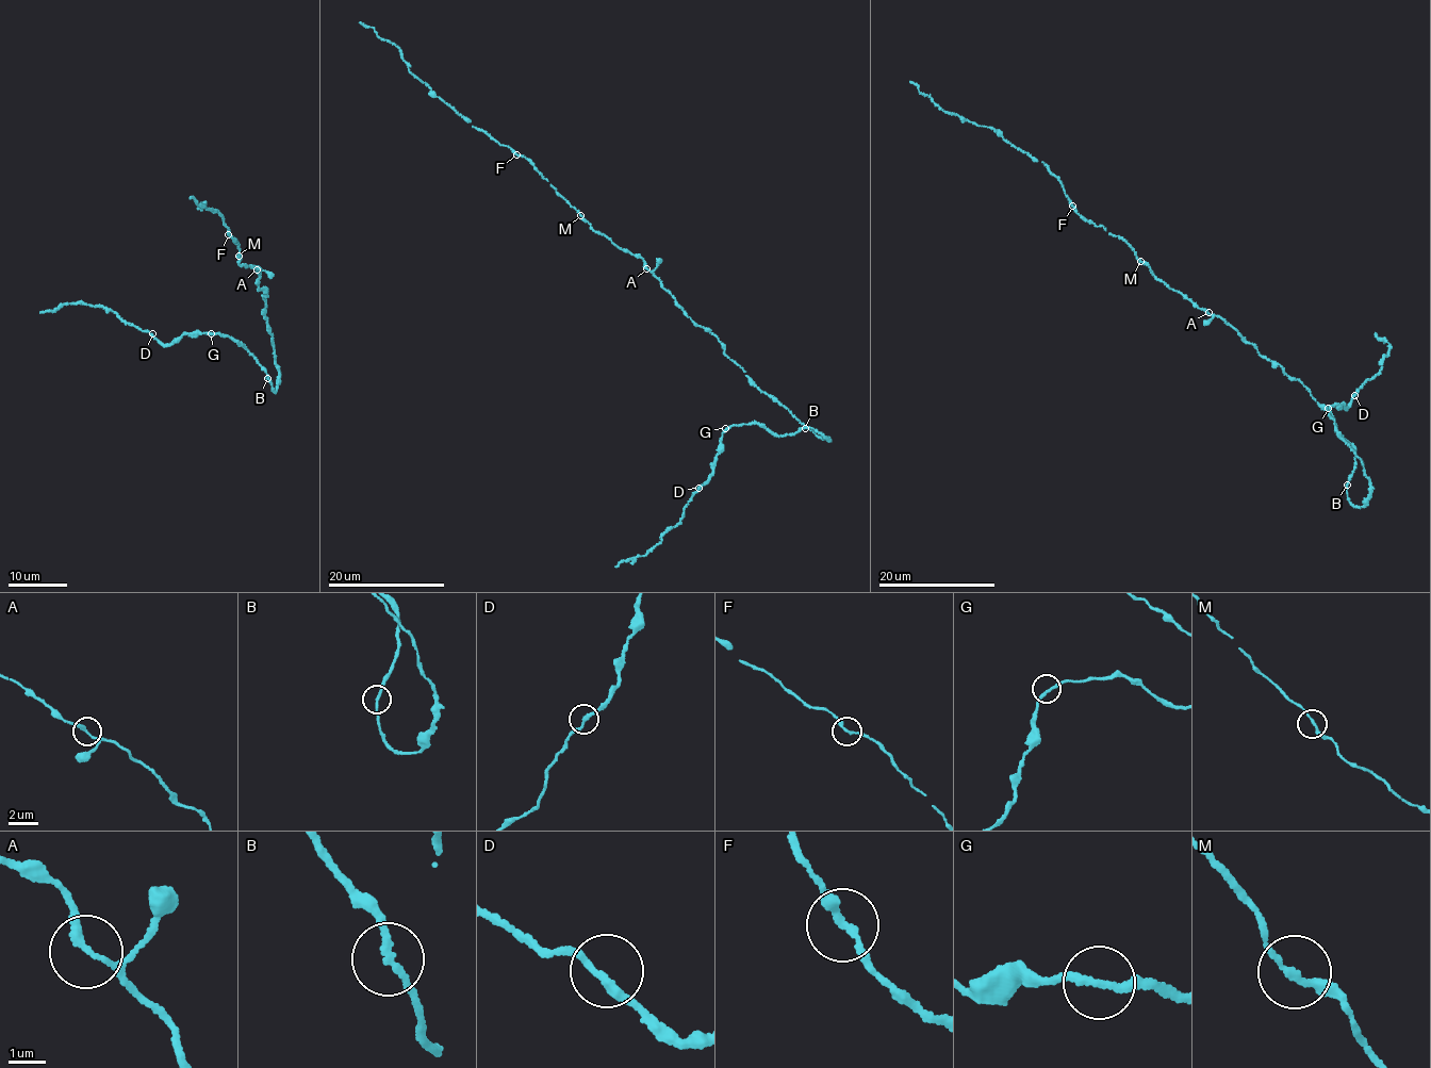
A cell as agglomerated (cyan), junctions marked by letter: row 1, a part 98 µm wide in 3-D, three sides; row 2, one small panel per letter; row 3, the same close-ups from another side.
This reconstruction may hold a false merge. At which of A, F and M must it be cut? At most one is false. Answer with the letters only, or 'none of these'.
none of these

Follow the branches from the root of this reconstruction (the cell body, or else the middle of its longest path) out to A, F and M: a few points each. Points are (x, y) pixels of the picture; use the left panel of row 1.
A: (266, 294), (265, 288), (258, 289), (261, 269), (257, 269)
F: (266, 294), (265, 288), (258, 289), (261, 269), (239, 263), (240, 244), (228, 234)
M: (266, 294), (265, 288), (258, 289), (261, 269), (240, 265), (239, 256)

